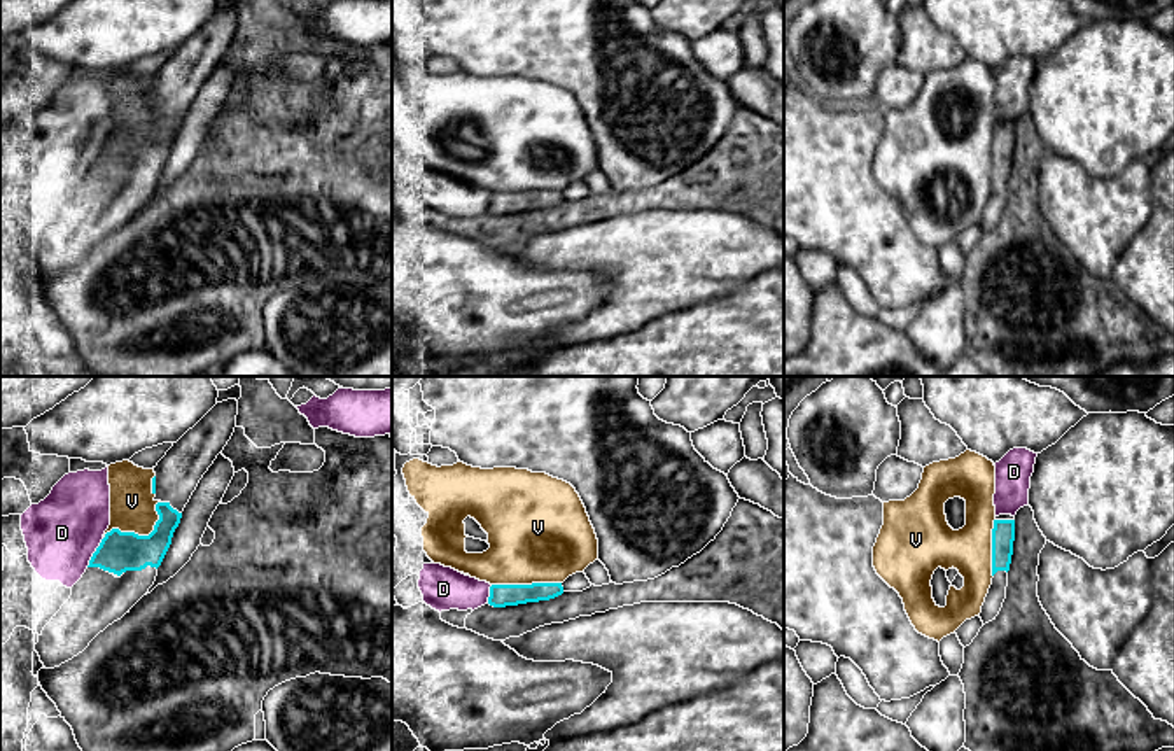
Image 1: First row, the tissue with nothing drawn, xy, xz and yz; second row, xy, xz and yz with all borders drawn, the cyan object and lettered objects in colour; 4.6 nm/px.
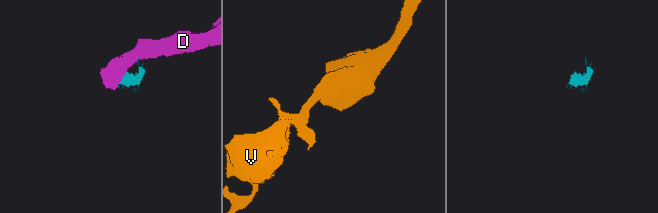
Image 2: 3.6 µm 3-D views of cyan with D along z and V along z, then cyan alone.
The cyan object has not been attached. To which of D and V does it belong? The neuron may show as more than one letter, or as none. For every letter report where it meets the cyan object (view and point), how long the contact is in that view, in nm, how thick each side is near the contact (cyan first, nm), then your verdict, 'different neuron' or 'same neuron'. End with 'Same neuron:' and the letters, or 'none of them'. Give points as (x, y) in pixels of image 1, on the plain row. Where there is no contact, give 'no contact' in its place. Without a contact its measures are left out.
D: contact xy (95, 160); length 160 nm; calibres 190 and 340 nm; different neuron
V: contact xy (140, 144); length 320 nm; calibres 190 and 200 nm; different neuron
Same neuron: none of them

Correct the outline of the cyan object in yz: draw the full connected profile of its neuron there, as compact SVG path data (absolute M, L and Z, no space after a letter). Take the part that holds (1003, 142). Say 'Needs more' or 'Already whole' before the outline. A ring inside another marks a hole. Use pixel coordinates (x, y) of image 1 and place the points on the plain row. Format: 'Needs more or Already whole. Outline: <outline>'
Needs more. Outline: M999 123L992 137L992 193L982 214L980 226L985 231L996 228L1006 207L1008 179L1013 163L1015 124Z

